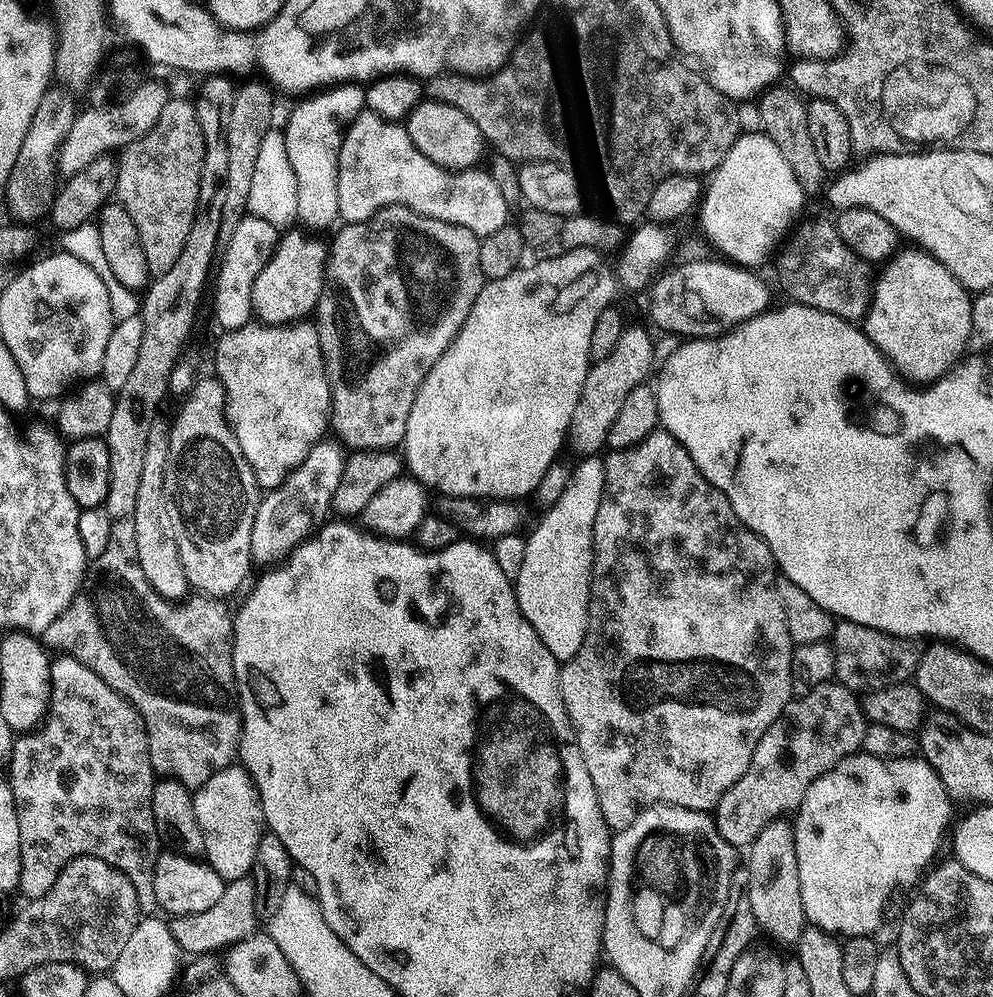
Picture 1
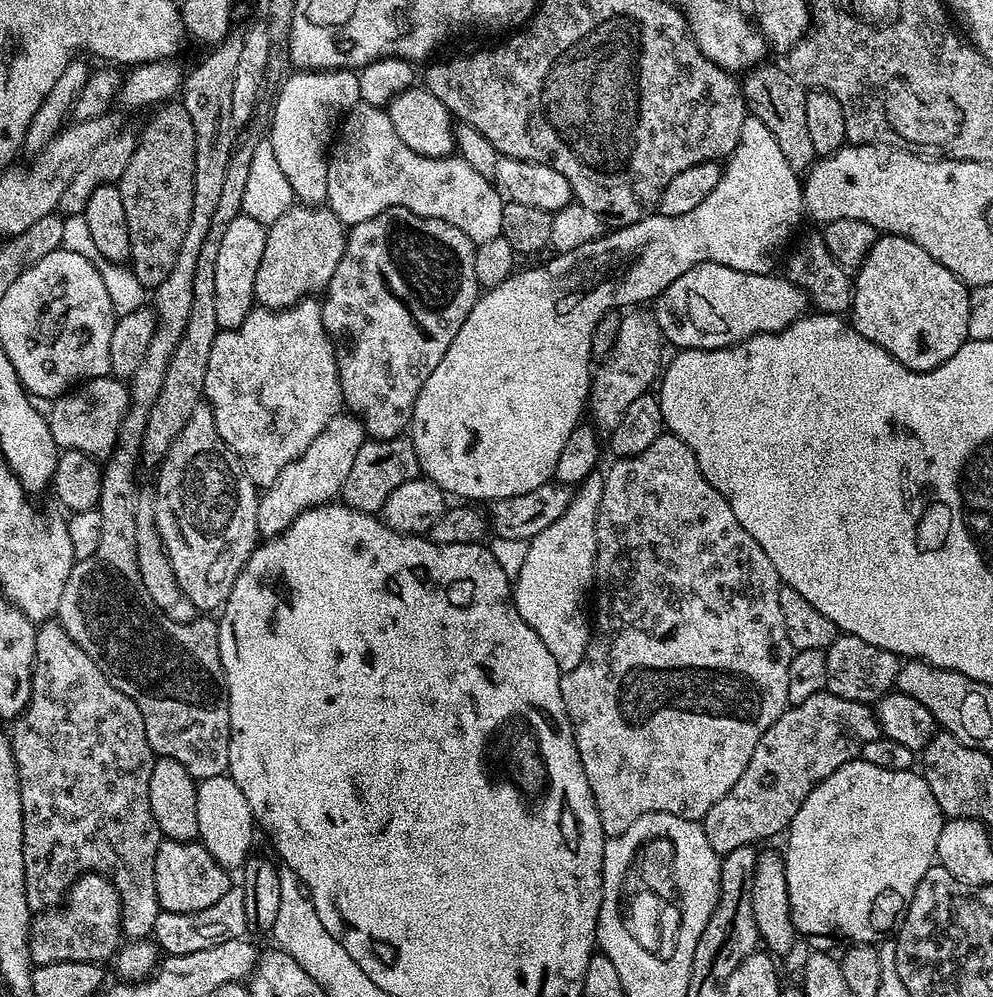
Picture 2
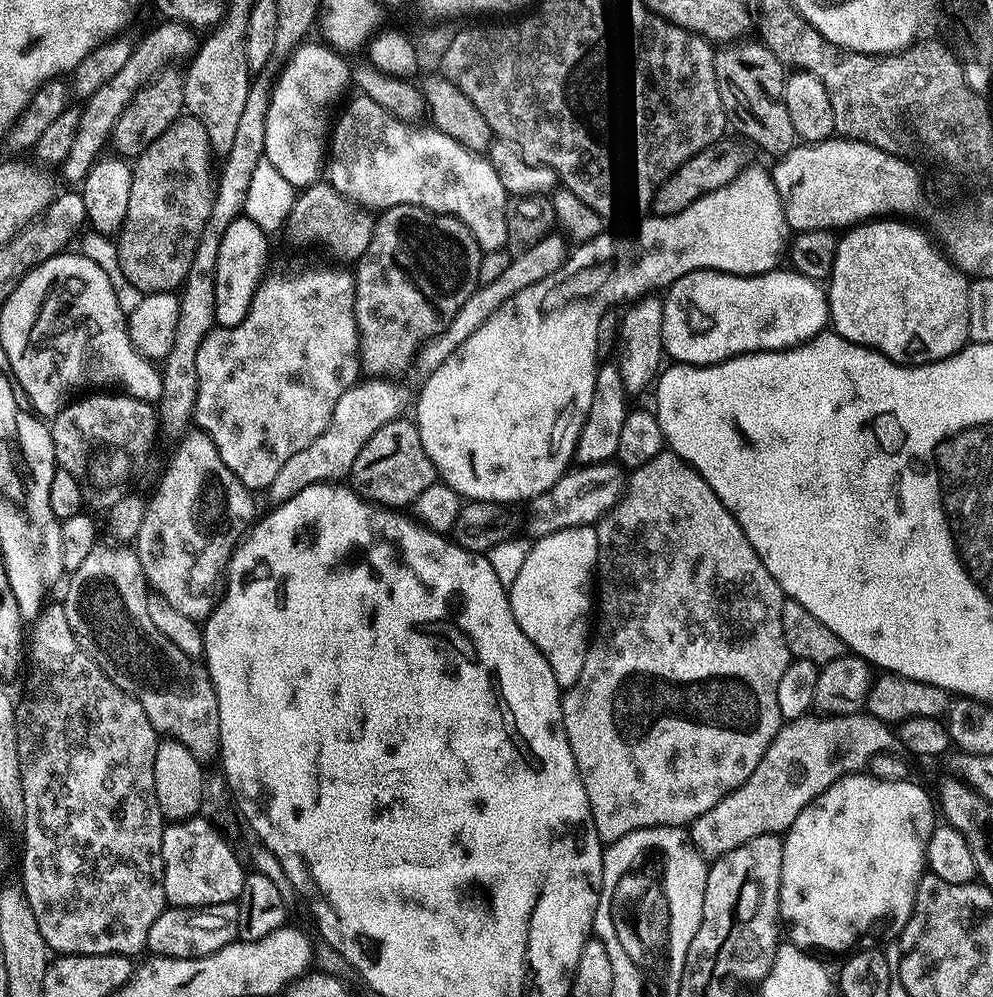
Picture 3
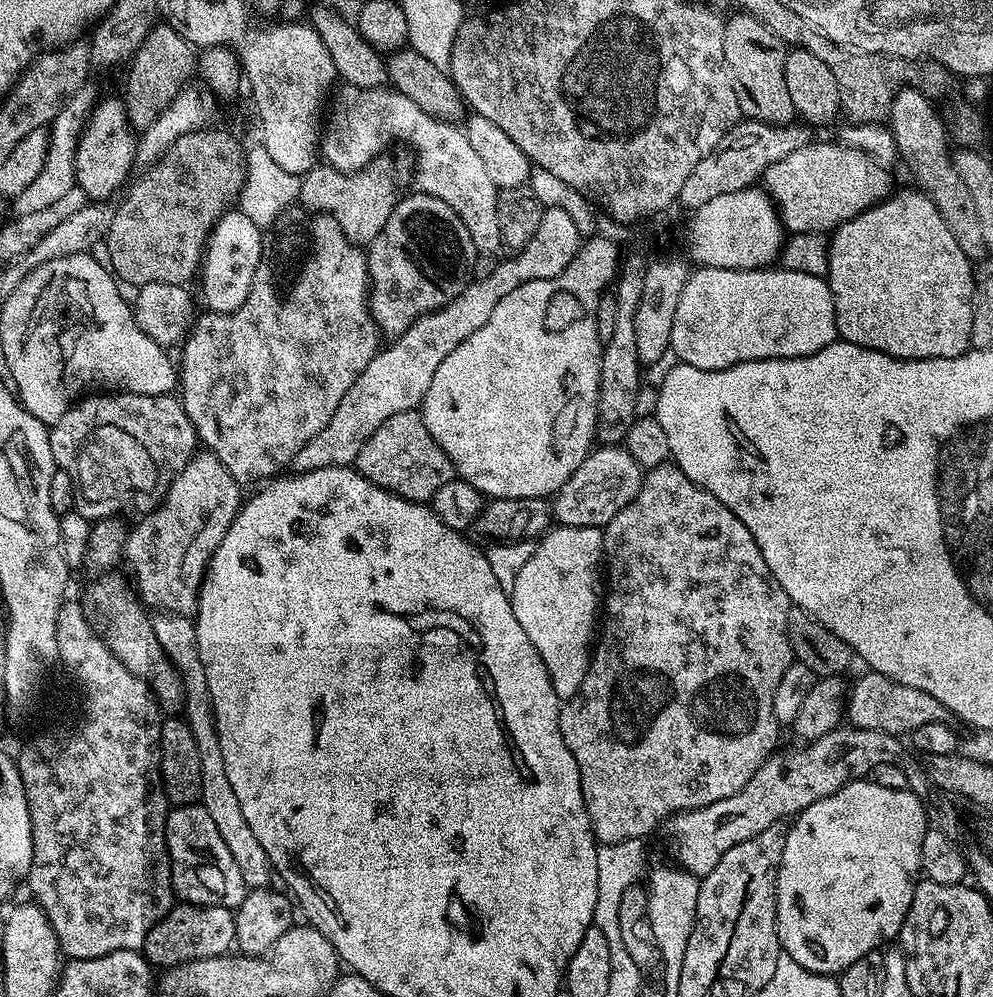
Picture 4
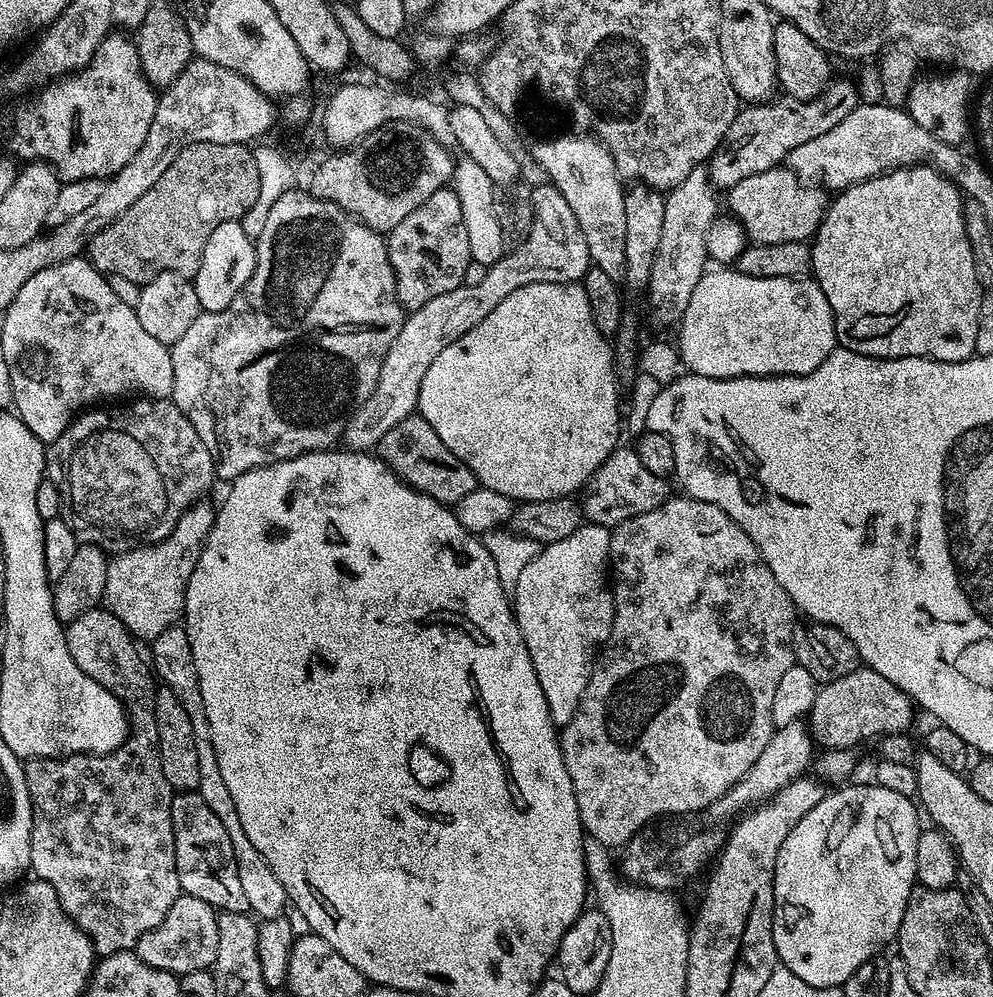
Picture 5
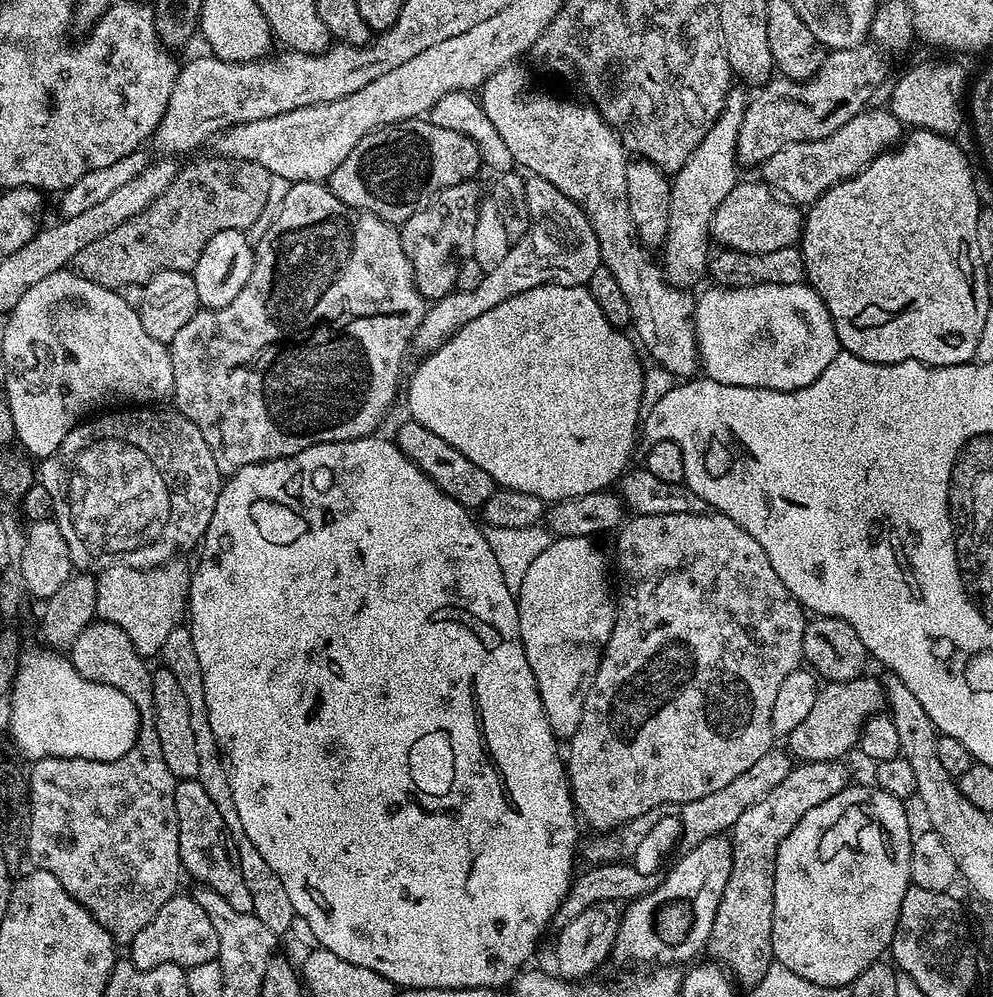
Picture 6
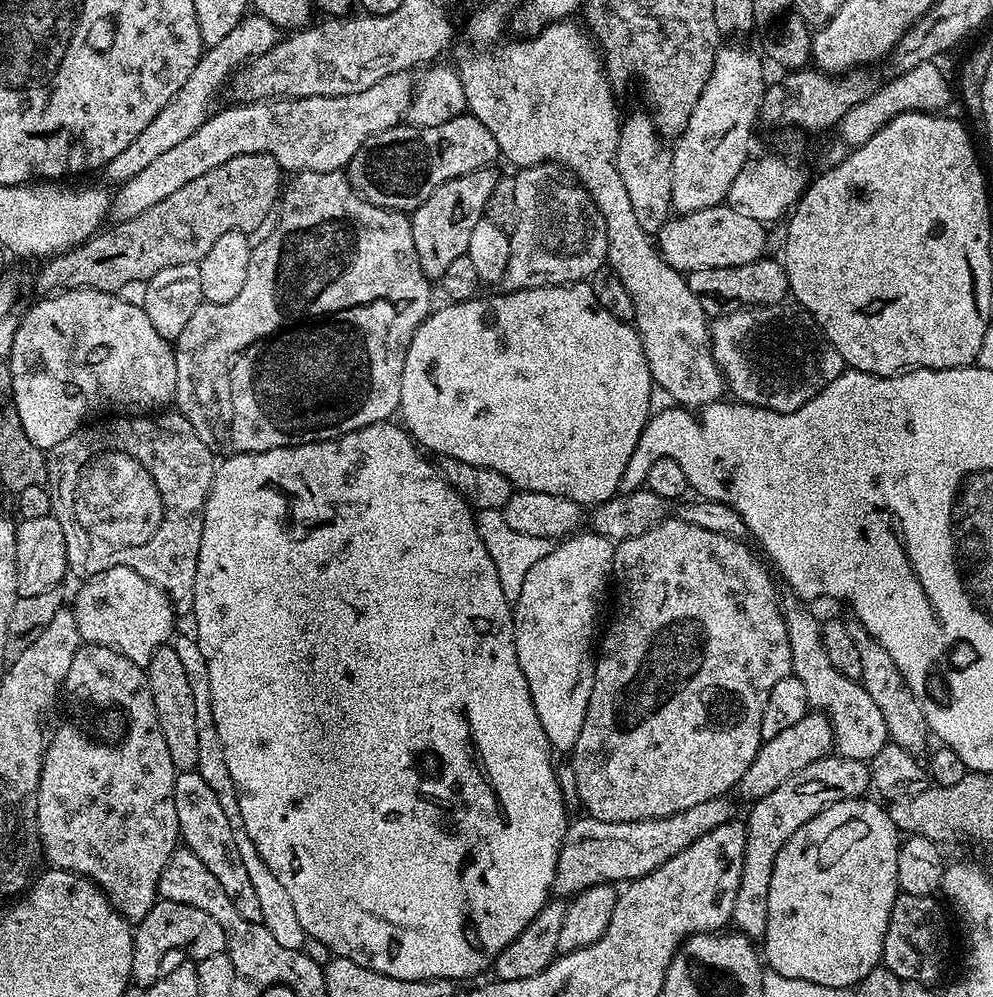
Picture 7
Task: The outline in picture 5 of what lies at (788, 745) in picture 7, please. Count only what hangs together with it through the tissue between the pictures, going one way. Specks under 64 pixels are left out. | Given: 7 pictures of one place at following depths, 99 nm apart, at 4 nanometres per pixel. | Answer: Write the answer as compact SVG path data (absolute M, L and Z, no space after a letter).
M861 666L846 678L823 685L814 698L814 706L806 717L812 739L821 749L855 749L863 740L875 741L882 736L907 733L912 724L914 702L894 682L882 678L873 668Z

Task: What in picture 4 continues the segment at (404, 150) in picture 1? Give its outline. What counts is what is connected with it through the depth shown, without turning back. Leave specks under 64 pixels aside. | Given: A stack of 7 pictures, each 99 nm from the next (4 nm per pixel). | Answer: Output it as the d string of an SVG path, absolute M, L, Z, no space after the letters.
M349 86L341 87L340 93L335 93L330 104L330 111L326 116L326 123L322 128L322 156L331 167L339 172L359 172L367 164L372 163L377 156L385 151L384 148L391 140L405 140L407 147L414 153L414 184L419 191L430 194L446 206L450 206L462 218L466 230L470 230L470 238L474 242L477 253L500 252L500 231L498 230L498 206L496 197L498 189L494 182L490 182L490 174L486 174L486 166L478 159L474 146L466 138L466 134L455 123L436 120L426 114L421 107L406 98L405 94L383 86L374 89L358 89Z

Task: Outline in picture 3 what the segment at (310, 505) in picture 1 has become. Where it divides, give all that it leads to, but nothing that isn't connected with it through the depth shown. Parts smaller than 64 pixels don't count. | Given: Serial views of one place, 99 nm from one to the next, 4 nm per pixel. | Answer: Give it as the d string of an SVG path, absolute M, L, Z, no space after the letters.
M368 378L363 382L357 382L338 398L338 406L334 406L334 414L330 418L330 426L306 450L298 450L282 465L282 470L274 477L274 482L266 489L266 496L272 499L273 505L286 502L298 494L298 490L306 490L311 484L326 484L340 482L351 477L354 458L358 458L362 446L386 422L397 419L404 408L404 396L395 388L395 383L384 378Z

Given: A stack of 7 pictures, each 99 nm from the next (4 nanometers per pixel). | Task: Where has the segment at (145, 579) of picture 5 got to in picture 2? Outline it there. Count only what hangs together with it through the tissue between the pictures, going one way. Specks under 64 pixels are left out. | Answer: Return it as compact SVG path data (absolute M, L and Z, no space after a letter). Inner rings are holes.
M201 402L194 414L190 414L190 422L186 422L186 426L182 426L182 434L174 438L155 476L156 525L164 539L164 547L168 549L168 557L172 559L174 578L178 578L178 586L182 586L186 598L190 598L190 602L201 613L215 613L223 609L238 574L256 549L258 489L241 466L239 458L232 452L232 447L222 442L222 434L218 434L218 426L214 426L214 414L207 403ZM168 512L172 512L176 519L177 532L172 532L172 520Z

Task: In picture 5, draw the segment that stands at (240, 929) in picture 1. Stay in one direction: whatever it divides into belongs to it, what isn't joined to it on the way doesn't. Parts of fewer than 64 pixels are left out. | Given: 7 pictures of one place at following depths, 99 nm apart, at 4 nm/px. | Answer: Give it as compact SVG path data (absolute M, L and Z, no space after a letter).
M181 894L174 906L170 906L170 912L162 918L162 922L138 938L134 949L136 957L146 962L146 966L154 966L165 974L172 975L173 972L176 978L211 969L218 952L219 924L217 909L202 902L202 898Z

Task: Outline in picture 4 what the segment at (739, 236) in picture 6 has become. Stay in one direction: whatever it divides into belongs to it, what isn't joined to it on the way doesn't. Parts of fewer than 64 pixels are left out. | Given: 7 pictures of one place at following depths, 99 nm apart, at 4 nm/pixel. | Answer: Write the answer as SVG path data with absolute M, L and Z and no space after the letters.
M809 142L805 148L786 154L782 162L774 162L766 173L766 191L772 197L776 211L780 213L780 223L789 233L823 232L831 233L850 218L865 212L867 208L887 200L893 195L892 176L883 163L872 159L860 149L848 147L841 142L835 144L816 144Z

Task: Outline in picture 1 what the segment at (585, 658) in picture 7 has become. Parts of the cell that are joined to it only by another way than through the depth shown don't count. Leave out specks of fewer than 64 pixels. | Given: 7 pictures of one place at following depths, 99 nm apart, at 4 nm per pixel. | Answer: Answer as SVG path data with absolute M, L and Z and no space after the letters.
M599 455L586 456L579 461L580 465L571 469L566 490L558 497L554 506L543 509L536 529L526 536L526 558L522 561L522 571L514 582L518 606L534 626L538 638L546 645L546 650L554 654L561 662L578 654L578 646L582 646L582 638L588 629L588 599L592 596L592 539L594 538L594 518L598 514L598 502L602 502L606 474L604 462Z

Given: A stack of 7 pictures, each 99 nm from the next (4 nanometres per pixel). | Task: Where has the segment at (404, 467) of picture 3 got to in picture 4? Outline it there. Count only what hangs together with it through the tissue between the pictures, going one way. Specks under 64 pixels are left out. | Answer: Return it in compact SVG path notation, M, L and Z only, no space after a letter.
M419 411L399 412L394 418L386 418L374 434L358 450L355 469L362 473L374 486L387 492L393 492L404 500L430 502L442 486L457 479L456 467L450 462L446 450L434 442L430 430L426 430L426 422Z

